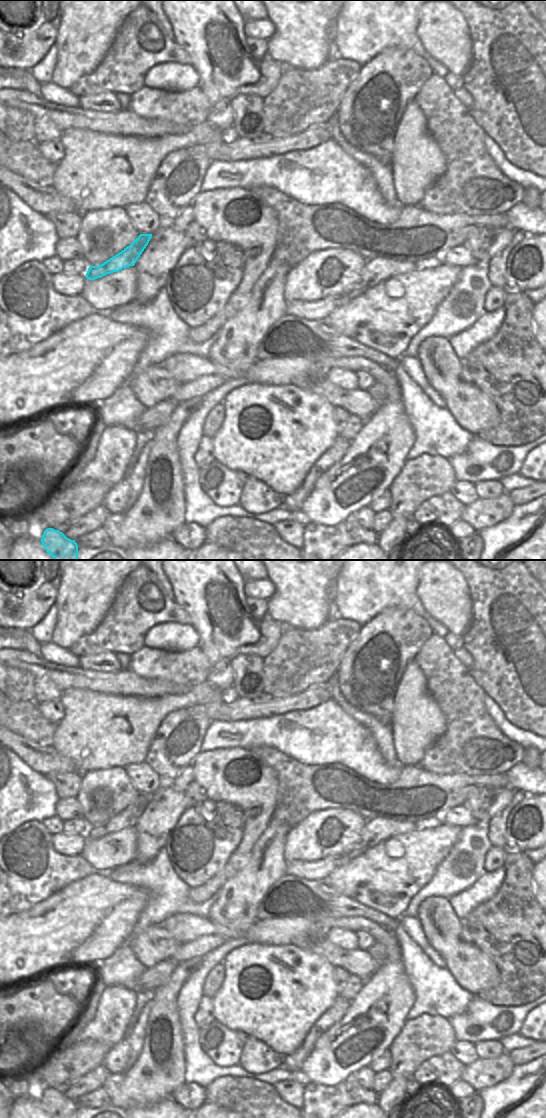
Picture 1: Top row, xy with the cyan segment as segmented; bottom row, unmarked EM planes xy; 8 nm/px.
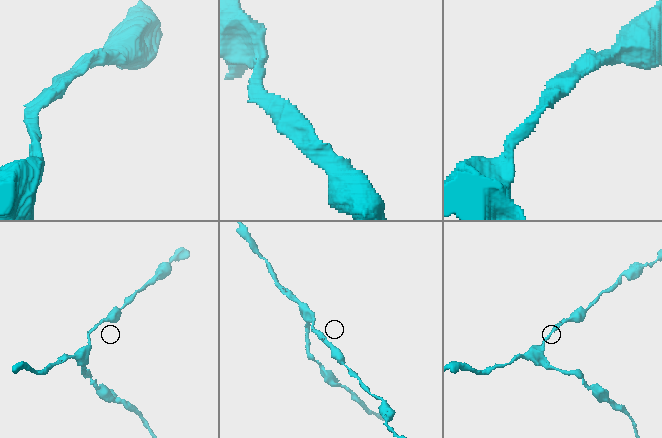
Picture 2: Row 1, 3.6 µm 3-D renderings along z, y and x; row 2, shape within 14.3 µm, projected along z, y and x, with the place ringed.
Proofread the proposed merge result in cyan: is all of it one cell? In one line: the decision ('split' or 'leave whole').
leave whole

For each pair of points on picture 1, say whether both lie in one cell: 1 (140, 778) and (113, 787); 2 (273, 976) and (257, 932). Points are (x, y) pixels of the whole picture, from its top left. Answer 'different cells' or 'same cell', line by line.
1: different cells
2: different cells

